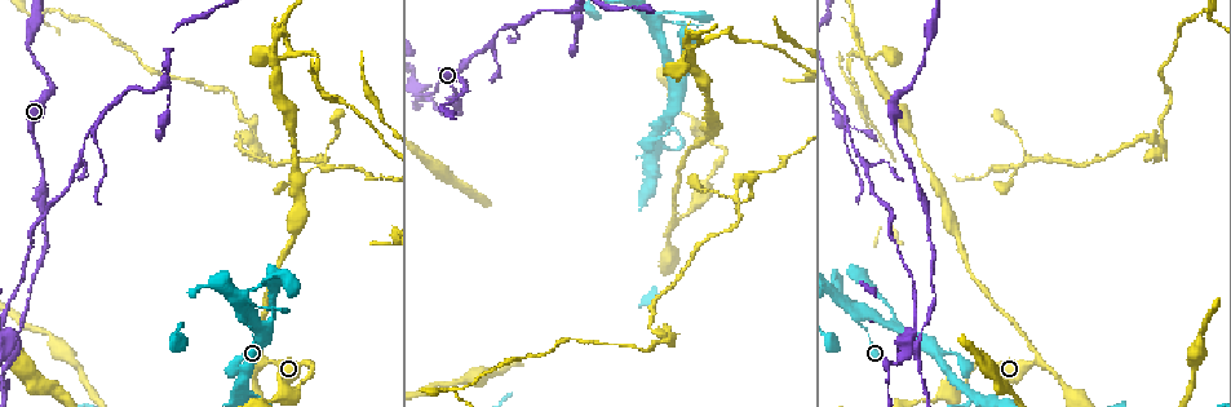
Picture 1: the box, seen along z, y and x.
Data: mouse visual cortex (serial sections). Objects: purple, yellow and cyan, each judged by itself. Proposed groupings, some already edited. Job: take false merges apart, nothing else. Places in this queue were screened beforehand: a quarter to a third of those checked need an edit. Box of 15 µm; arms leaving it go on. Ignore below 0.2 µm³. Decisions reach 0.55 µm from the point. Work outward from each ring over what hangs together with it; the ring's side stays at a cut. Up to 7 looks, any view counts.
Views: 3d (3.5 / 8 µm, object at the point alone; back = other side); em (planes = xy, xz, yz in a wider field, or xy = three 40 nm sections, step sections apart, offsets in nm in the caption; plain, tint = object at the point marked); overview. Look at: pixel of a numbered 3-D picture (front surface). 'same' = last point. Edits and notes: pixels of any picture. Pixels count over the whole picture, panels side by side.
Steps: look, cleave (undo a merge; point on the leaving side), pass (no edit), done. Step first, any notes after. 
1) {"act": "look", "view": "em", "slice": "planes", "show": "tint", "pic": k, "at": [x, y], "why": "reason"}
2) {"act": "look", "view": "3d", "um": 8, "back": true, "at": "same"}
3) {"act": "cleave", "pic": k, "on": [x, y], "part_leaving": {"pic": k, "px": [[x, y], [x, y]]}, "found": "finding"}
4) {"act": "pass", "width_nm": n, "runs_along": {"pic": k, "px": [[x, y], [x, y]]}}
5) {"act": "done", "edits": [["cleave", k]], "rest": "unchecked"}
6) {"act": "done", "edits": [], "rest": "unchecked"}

{"act": "look", "view": "3d", "um": 8, "pic": 1, "at": [677, 217], "why": "sudden change in width"}

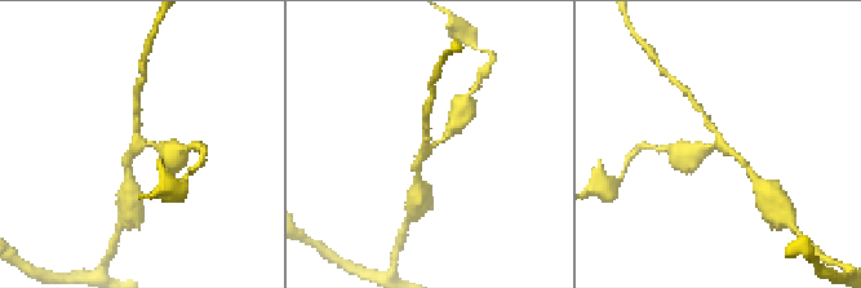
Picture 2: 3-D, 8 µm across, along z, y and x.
{"act": "look", "view": "em", "slice": "xy", "step": 1, "show": "tint", "pic": 2, "at": [141, 141], "arms": 3, "arm_widths_nm": [150, 200, 250]}

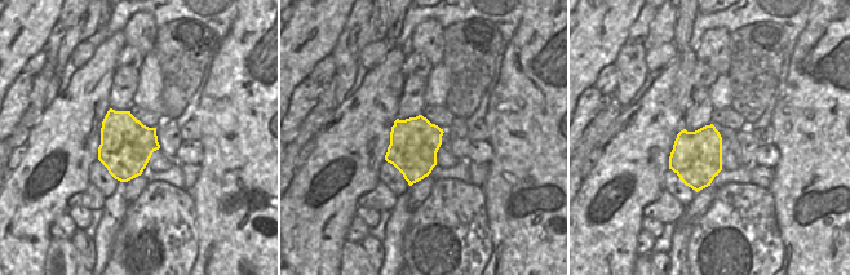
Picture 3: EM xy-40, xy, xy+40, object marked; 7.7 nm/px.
{"act": "pass", "found": "continuous, no second cell"}

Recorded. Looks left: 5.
{"act": "look", "view": "3d", "um": 8, "back": true, "pic": 1, "at": [858, 320], "why": "abrupt turn"}

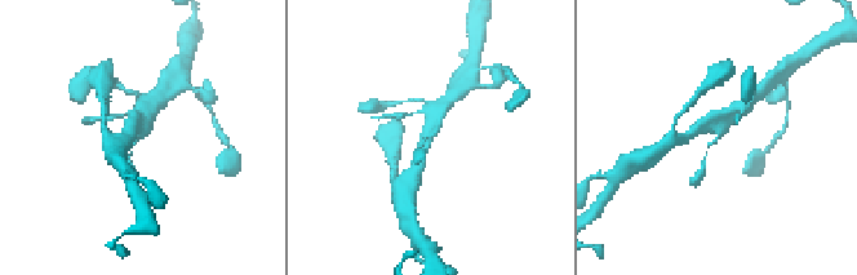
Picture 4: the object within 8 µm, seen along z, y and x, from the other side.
{"act": "look", "view": "em", "slice": "planes", "show": "tint", "pic": 4, "at": [717, 131]}

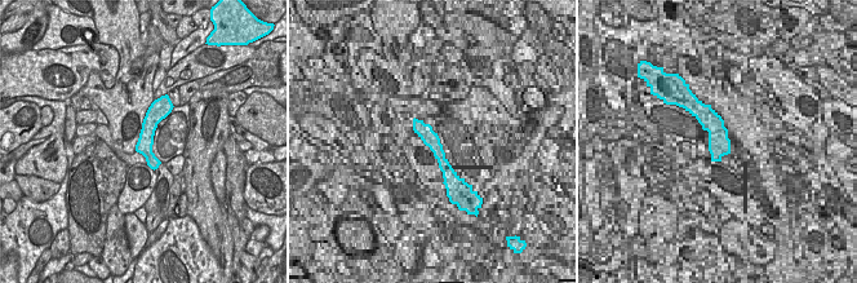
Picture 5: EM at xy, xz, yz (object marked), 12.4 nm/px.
{"act": "pass", "width_nm": 200, "runs_along": {"pic": 5, "px": [[156, 105], [147, 131], [154, 166]]}, "found": "one cell here"}

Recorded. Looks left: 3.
{"act": "look", "view": "3d", "um": 3.5, "pic": 1, "at": [278, 60], "why": "four or more arms meet"}

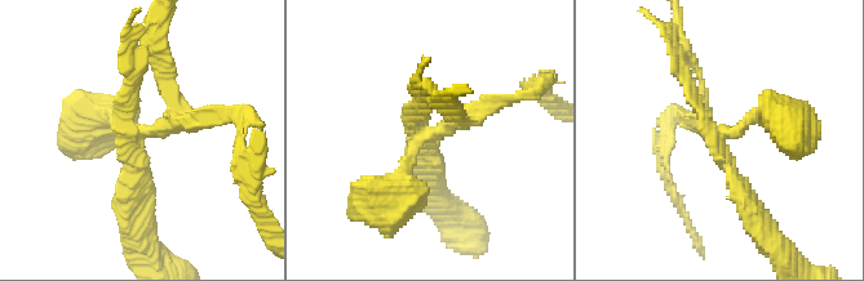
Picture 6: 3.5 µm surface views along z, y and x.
{"act": "look", "view": "em", "slice": "planes", "show": "plain", "pic": 6, "at": [133, 136], "arms": 4, "arm_widths_nm": [150, 200, 250, 250]}

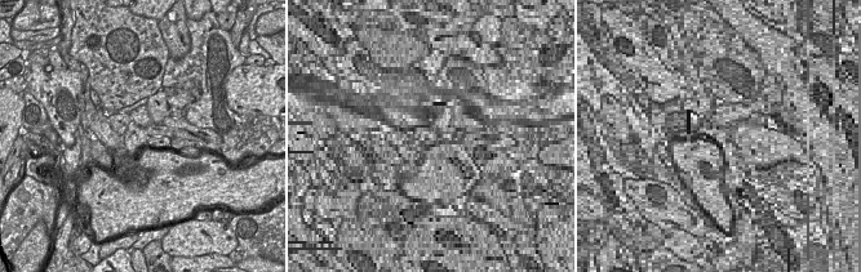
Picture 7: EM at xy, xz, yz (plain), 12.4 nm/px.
{"act": "look", "view": "em", "slice": "planes", "show": "tint", "at": "same", "why": "where the object lies"}

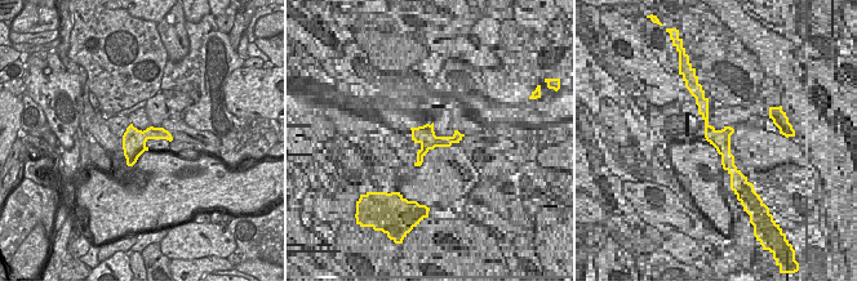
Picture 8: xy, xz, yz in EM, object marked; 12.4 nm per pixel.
{"act": "cleave", "pic": 6, "on": [101, 123], "border": {"pic": 8, "px": [[143, 130], [149, 138]]}, "found": "two cells meet here"}

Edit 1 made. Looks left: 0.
{"act": "done", "edits": [["cleave", 6]], "rest": "unchecked"}

